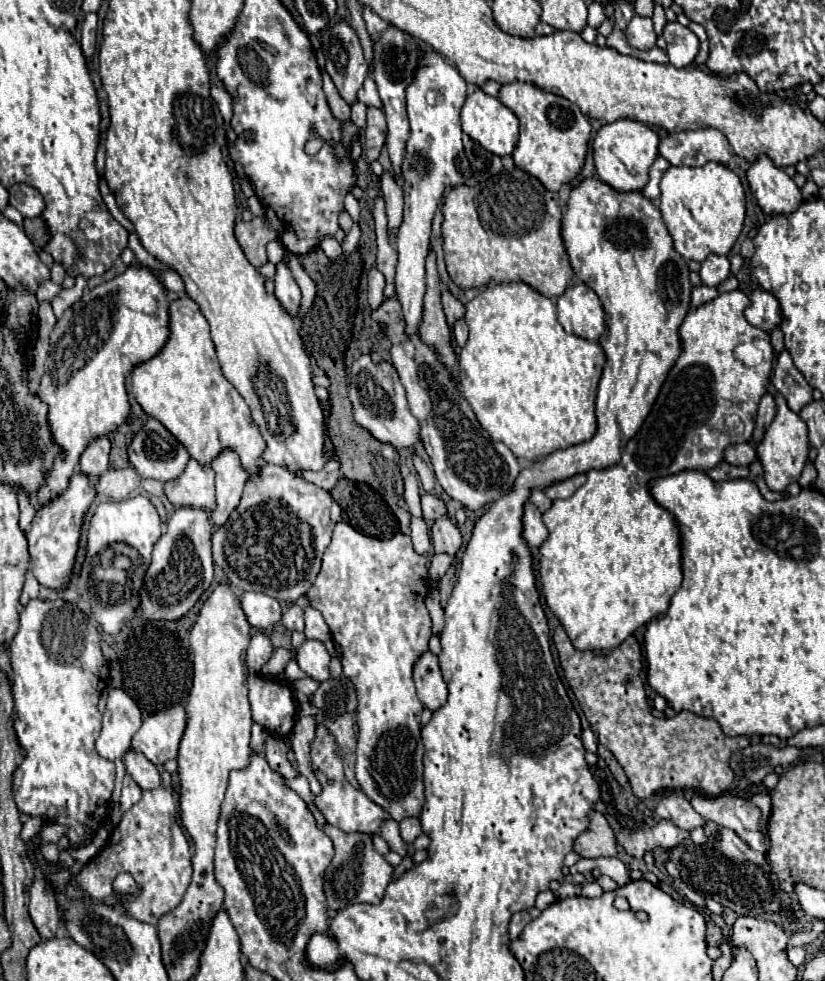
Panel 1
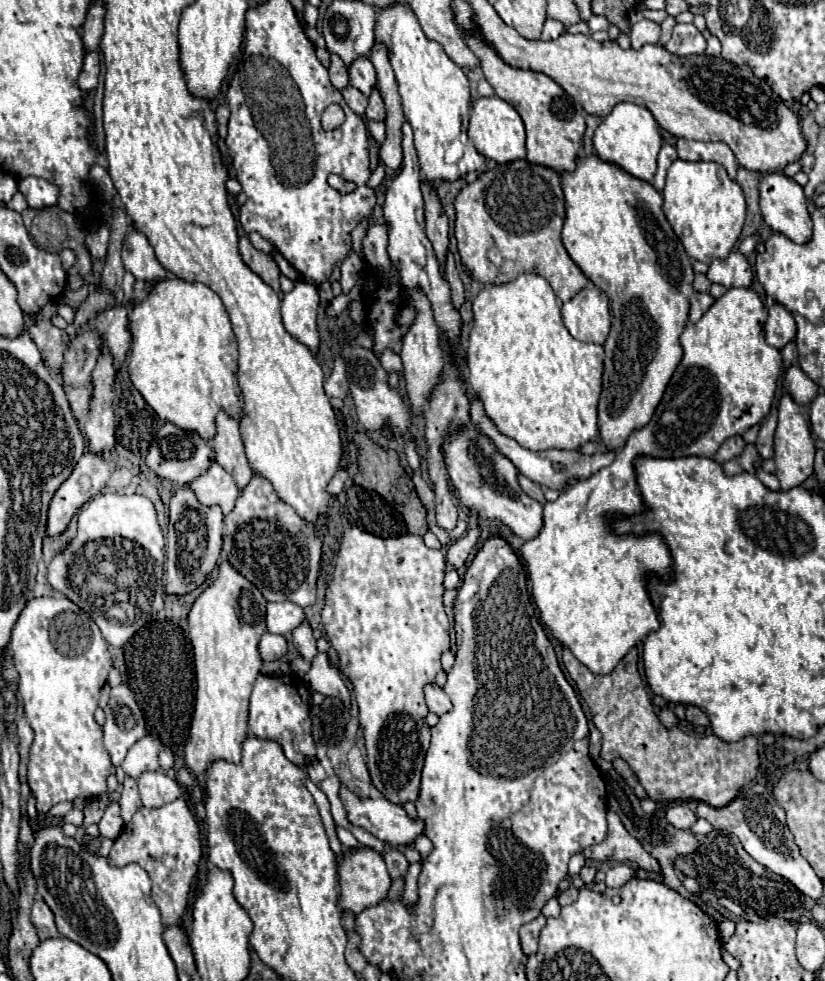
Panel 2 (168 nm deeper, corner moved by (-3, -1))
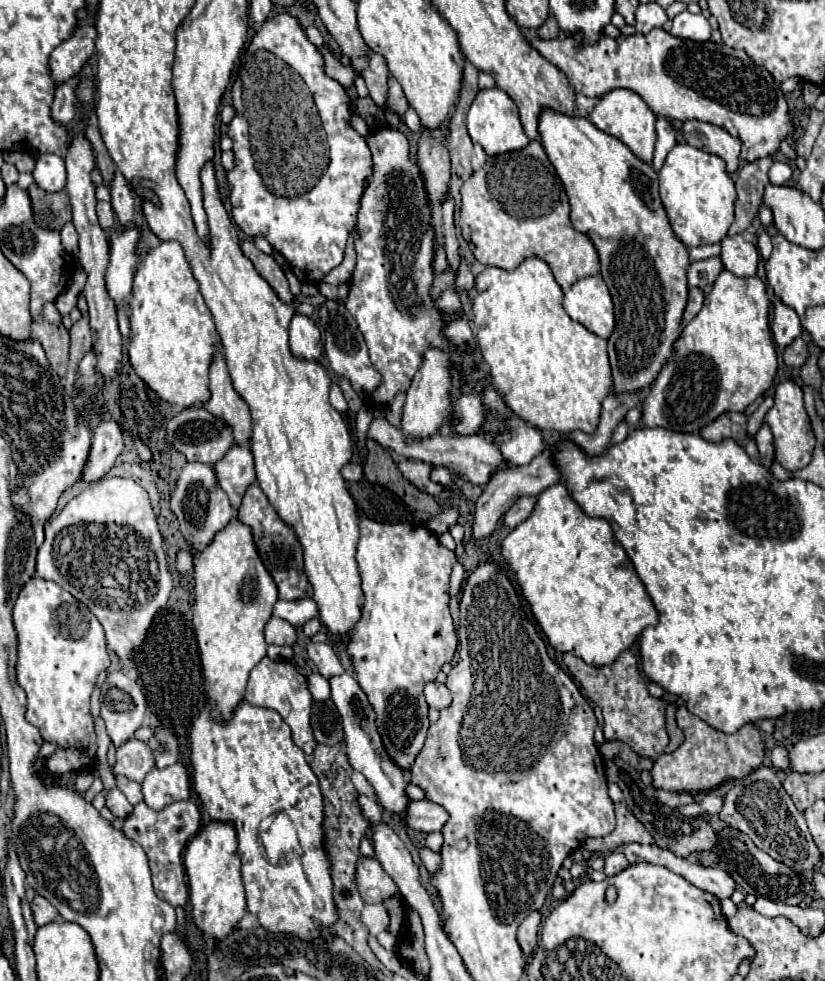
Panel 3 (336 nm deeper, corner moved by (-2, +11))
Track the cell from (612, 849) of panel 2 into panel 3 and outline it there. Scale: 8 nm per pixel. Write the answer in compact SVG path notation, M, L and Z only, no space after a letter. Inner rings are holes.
M621 802L615 804L615 816L617 816L617 826L611 834L603 838L609 850L615 850L619 846L639 842L639 844L653 844L651 834L645 830L645 826L629 812L629 808Z

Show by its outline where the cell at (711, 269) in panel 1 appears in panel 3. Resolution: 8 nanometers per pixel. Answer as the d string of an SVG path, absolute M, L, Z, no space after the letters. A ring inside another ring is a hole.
M725 236L721 240L721 262L723 268L735 276L755 276L759 252L757 246L739 236Z

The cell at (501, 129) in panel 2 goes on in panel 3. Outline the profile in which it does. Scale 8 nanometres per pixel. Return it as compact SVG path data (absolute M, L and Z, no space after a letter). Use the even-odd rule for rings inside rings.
M487 88L479 90L475 96L469 112L467 112L467 132L475 144L481 144L483 150L491 156L521 150L529 144L529 138L523 132L523 126L519 122L519 110L515 102L499 88Z

